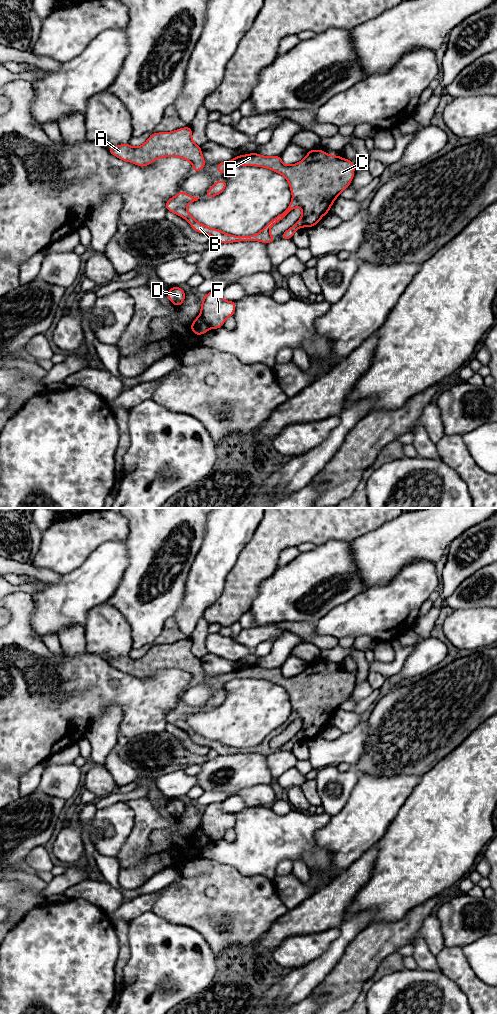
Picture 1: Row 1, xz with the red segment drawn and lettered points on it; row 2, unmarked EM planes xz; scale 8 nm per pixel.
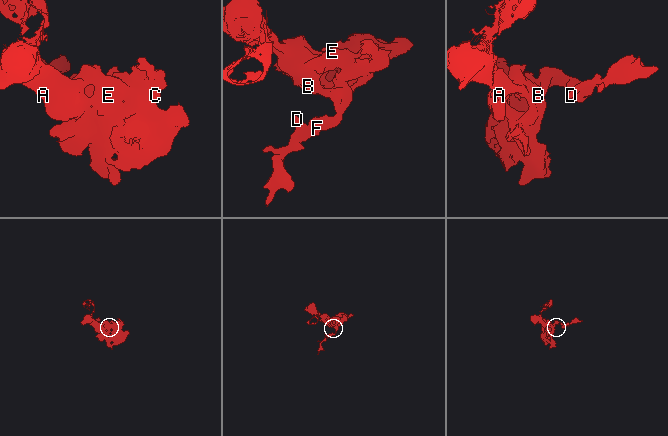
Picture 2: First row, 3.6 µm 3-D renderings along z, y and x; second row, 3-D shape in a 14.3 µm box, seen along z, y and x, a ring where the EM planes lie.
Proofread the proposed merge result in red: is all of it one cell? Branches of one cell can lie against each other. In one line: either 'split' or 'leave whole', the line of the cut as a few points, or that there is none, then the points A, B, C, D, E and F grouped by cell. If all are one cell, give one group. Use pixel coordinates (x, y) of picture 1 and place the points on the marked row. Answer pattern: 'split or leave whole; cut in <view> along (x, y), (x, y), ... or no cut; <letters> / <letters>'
split; cut in xz along (199, 315), (210, 327); A B C E F / D

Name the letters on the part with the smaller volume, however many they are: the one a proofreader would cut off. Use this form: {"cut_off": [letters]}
{"cut_off": ["D"]}

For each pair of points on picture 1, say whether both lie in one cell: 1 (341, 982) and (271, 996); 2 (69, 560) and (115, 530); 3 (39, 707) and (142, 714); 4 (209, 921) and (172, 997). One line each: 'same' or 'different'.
1: different
2: same
3: same
4: different

